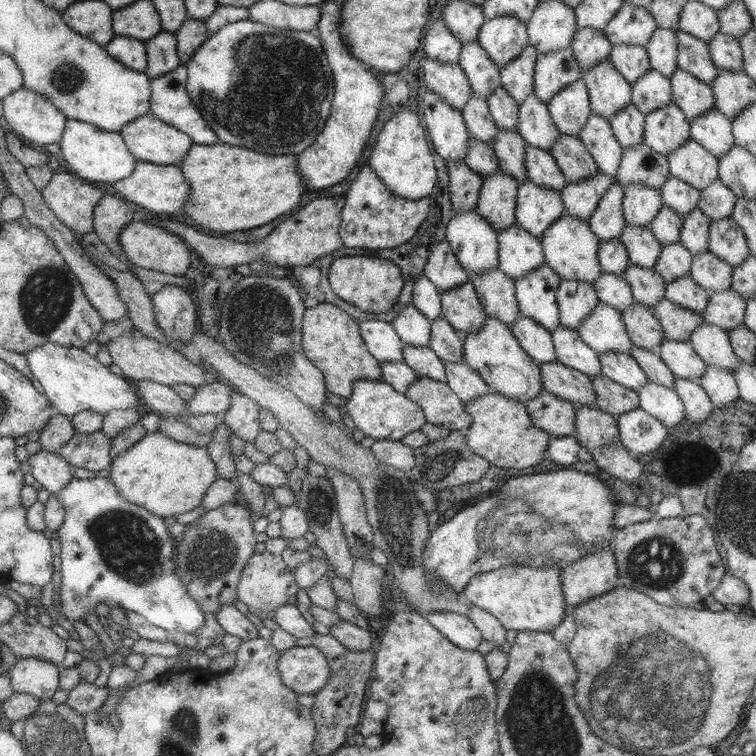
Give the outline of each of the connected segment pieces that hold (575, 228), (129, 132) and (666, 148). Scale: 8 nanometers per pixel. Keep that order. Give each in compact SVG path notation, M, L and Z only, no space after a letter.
M568 213L563 214L541 237L545 262L564 280L586 281L594 284L601 276L602 268L598 261L598 248L601 240L590 229L589 221L583 221Z
M148 112L124 125L119 132L138 161L178 165L192 147L190 136Z
M676 103L645 113L644 143L652 150L668 156L690 137L690 121Z

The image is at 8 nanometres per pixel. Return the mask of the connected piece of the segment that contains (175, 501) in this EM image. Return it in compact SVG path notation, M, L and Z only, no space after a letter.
M160 431L154 434L147 432L138 443L116 455L109 470L109 478L118 486L122 498L143 506L168 522L177 515L202 506L202 497L206 496L206 491L219 476L207 447L176 442Z

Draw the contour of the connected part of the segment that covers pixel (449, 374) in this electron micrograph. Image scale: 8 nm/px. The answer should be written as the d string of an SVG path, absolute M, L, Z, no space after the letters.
M446 361L444 364L448 387L464 404L492 392L486 382L465 362L454 364Z

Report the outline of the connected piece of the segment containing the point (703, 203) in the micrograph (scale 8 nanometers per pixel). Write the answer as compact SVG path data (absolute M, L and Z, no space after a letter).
M718 177L718 180L700 191L698 207L712 220L720 220L732 216L736 201L737 196Z

